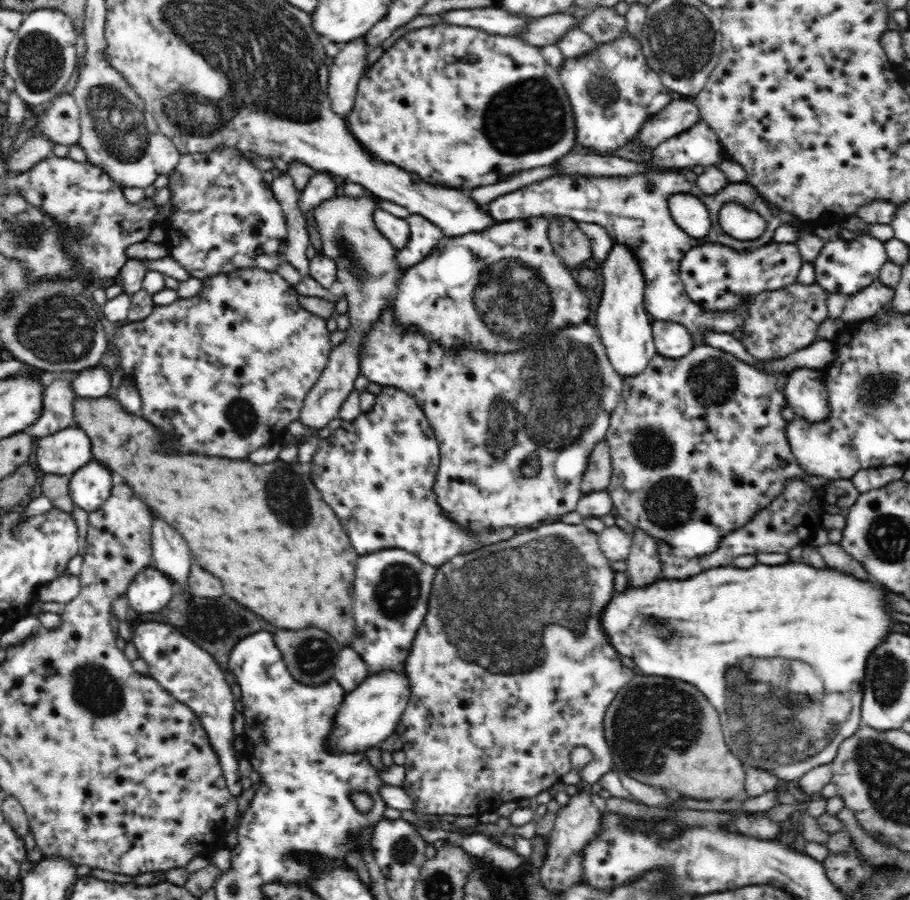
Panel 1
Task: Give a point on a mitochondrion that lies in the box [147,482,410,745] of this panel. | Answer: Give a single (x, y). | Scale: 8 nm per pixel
(313, 654)

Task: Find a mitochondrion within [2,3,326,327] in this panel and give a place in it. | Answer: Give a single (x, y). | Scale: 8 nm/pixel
(119, 125)

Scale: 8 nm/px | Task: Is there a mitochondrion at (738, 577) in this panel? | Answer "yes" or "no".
no

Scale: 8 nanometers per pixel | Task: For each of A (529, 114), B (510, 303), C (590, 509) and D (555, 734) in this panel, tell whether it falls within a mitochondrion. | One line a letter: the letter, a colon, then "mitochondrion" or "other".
A: mitochondrion
B: mitochondrion
C: other
D: other

